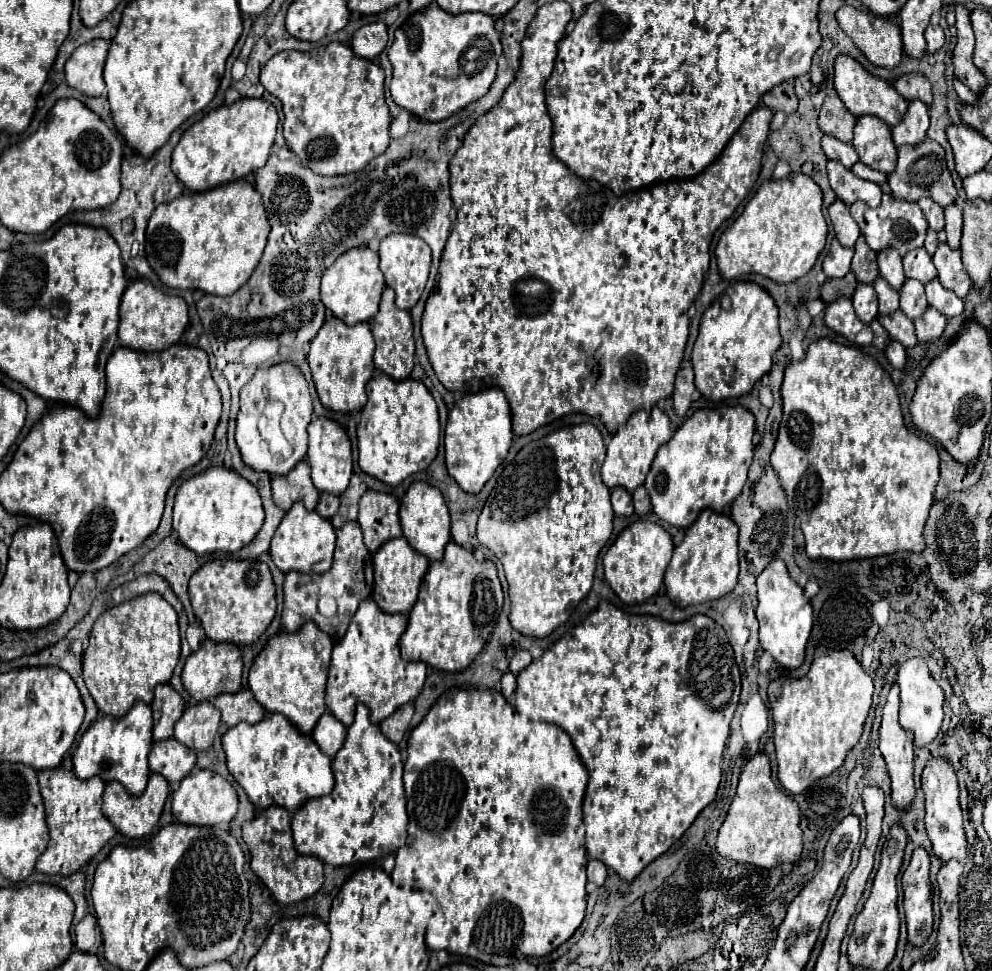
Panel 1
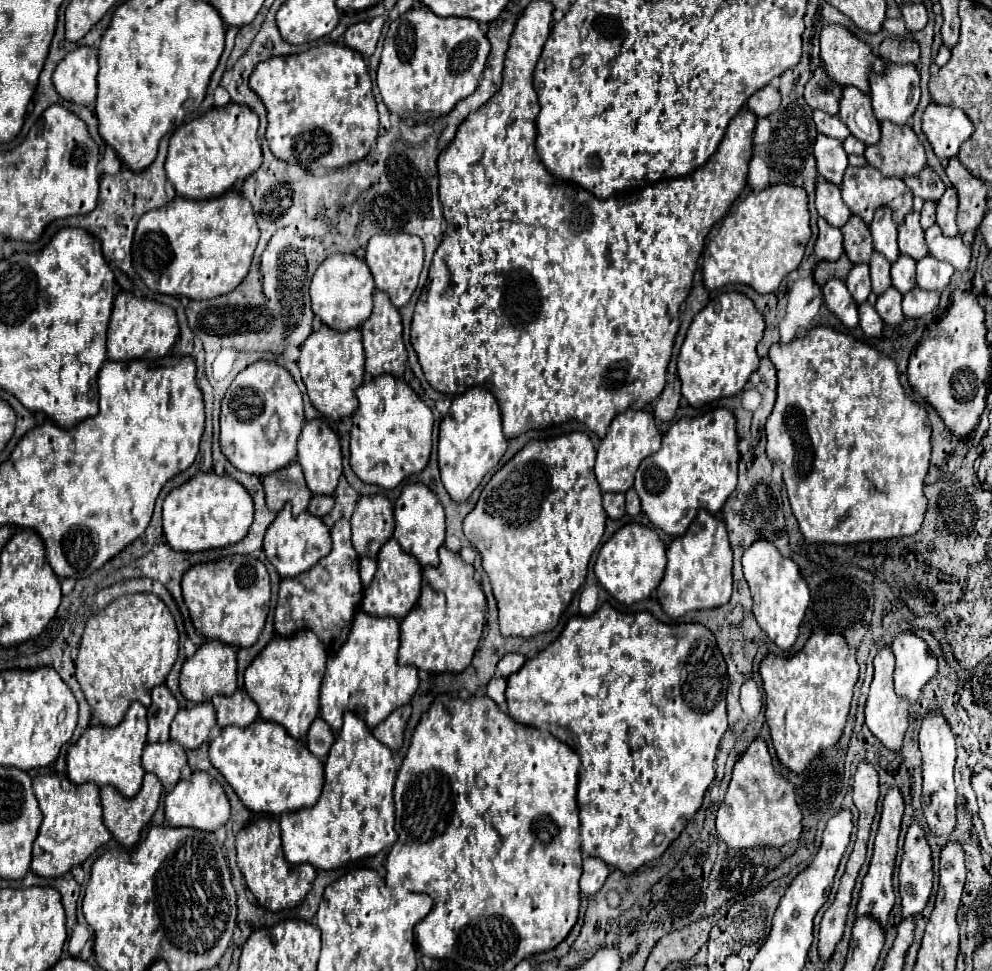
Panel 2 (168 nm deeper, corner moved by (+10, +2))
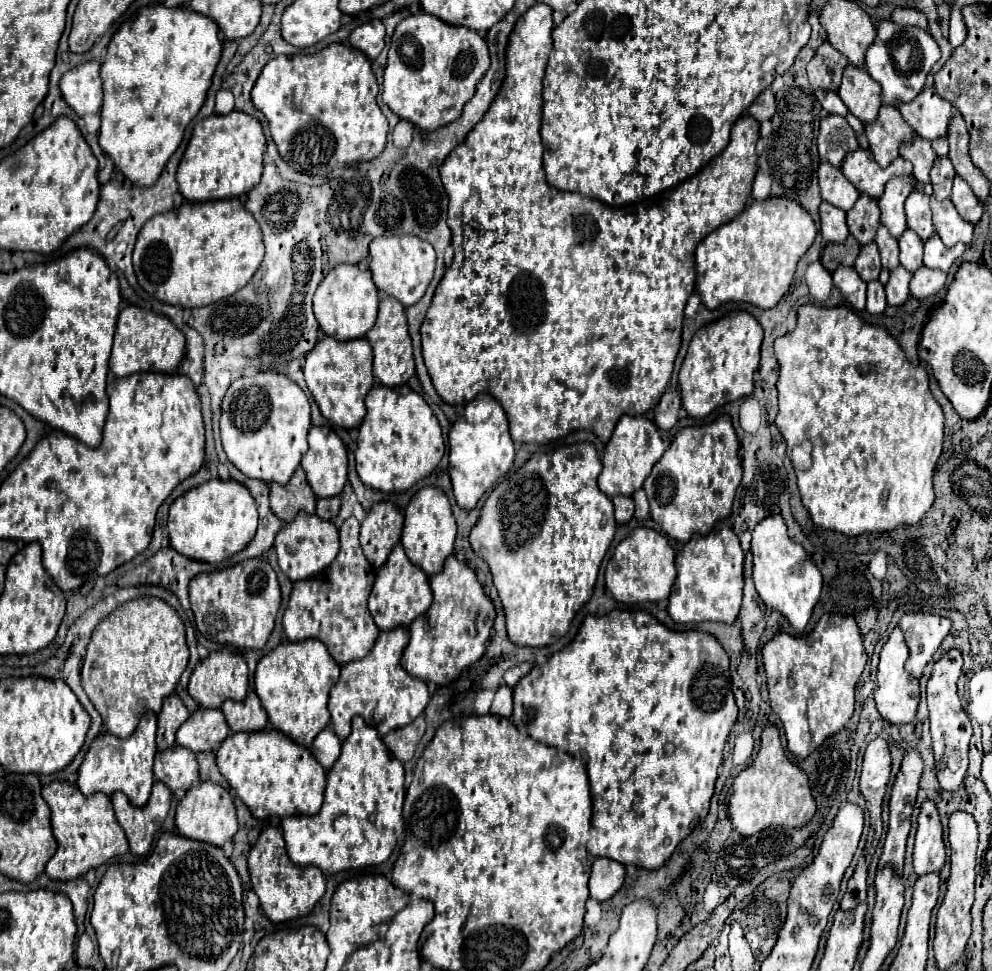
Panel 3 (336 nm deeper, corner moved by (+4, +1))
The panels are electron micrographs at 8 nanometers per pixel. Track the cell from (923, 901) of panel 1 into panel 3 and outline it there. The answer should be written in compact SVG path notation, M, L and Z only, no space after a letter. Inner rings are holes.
M924 801L918 815L918 831L914 845L914 871L916 875L940 871L946 859L942 839L942 823L934 801Z

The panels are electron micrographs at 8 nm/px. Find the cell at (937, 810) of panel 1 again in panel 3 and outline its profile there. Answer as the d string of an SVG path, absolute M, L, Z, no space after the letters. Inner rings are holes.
M950 649L942 653L942 657L934 663L934 669L926 687L928 709L930 709L930 733L934 741L938 781L944 791L958 791L962 785L964 773L968 769L968 743L972 737L972 725L956 693L956 681L960 673L962 673L962 653L958 649Z

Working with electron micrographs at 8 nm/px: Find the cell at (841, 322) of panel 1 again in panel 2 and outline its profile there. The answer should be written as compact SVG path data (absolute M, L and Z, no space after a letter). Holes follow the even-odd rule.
M830 280L822 288L824 302L828 310L848 328L854 330L858 326L858 304L854 304L852 296L846 290L846 284L842 280Z

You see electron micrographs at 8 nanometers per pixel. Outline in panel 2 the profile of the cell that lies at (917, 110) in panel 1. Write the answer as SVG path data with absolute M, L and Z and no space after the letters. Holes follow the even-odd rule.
M888 64L884 74L870 74L870 100L872 100L872 108L874 108L874 116L878 122L890 120L892 124L898 126L906 126L908 120L912 118L912 114L916 112L918 100L920 100L920 74L918 68L912 64L904 64L904 66L894 66Z

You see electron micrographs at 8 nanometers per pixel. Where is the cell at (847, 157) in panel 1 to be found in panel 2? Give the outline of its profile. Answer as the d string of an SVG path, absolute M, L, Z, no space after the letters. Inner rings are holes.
M814 112L814 124L816 124L816 130L818 134L824 134L824 136L832 136L836 140L846 140L850 136L848 128L840 122L838 116L830 116L826 112Z

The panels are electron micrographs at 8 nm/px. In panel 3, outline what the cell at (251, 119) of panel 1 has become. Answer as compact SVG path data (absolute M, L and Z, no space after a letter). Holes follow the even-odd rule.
M232 111L228 115L210 115L208 119L198 121L176 175L182 197L200 203L246 195L260 183L264 149L266 137L262 125L248 113Z

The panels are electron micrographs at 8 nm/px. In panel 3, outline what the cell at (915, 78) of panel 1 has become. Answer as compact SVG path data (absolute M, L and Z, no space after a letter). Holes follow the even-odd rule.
M894 7L892 11L892 21L900 27L906 27L906 25L920 25L920 27L926 27L928 21L926 21L926 15L920 13L918 9L912 9L912 7Z

